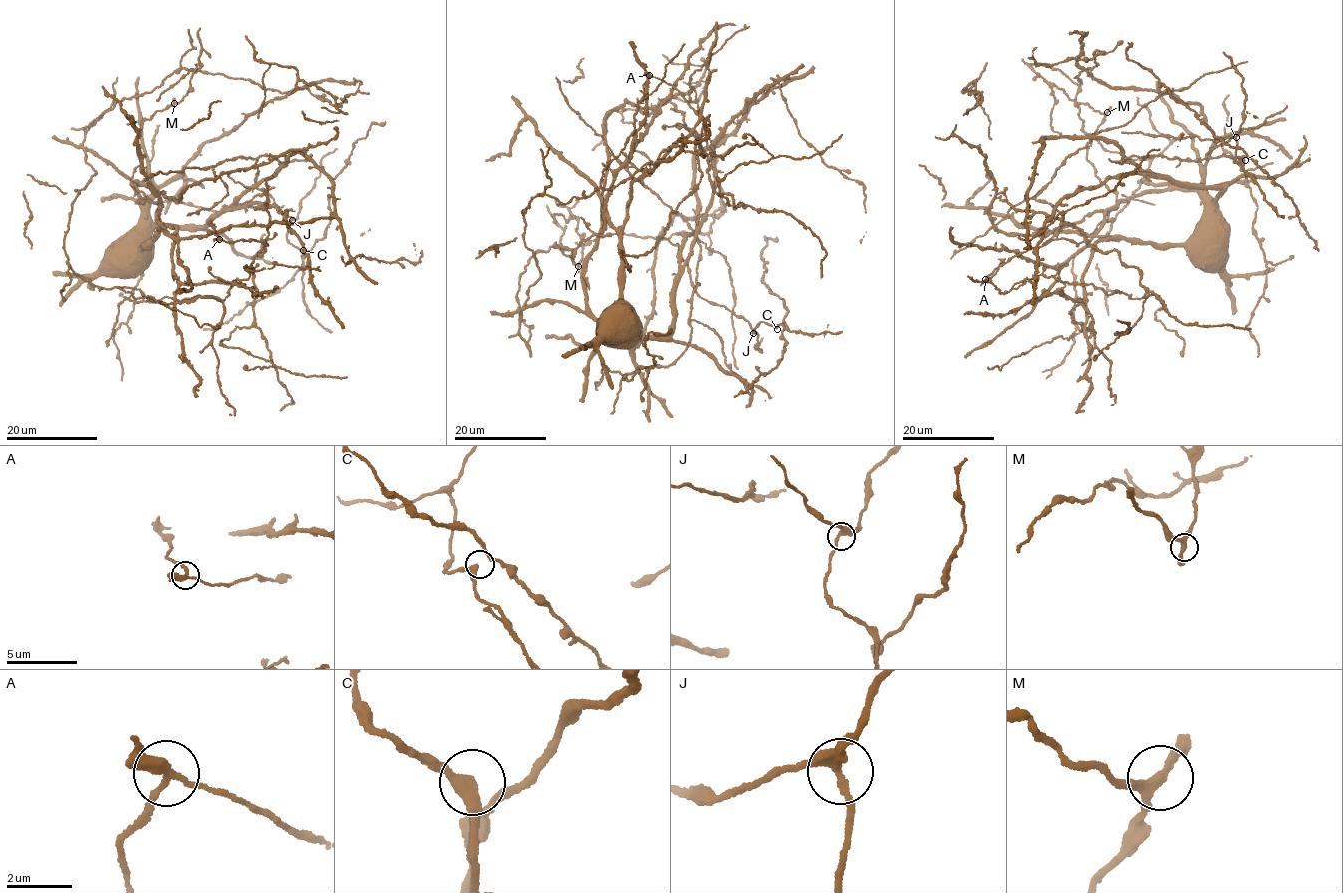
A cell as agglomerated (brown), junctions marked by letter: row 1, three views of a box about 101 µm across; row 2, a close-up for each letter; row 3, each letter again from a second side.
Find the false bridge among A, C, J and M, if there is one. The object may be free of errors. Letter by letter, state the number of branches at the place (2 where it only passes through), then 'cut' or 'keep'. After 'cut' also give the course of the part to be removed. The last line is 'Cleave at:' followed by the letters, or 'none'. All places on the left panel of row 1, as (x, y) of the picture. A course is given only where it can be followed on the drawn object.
A: 3 | cut | (219, 239), (213, 233), (211, 220)
C: 3 | keep
J: 3 | keep
M: 3 | keep
Cleave at: A

